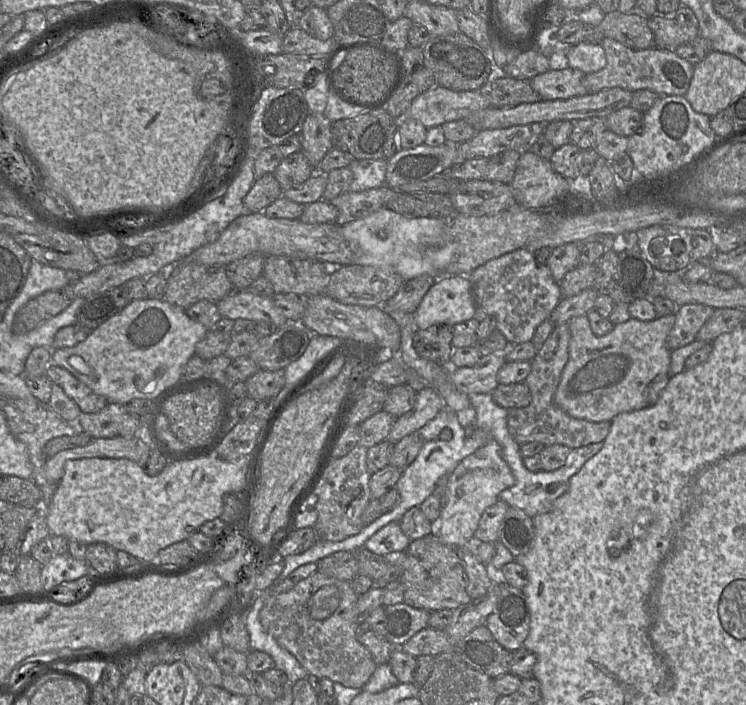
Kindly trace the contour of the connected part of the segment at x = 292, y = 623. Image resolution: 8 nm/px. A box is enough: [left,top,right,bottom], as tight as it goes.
[260,570,377,689]

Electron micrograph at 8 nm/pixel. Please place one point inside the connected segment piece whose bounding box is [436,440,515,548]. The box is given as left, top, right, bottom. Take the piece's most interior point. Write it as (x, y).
(475, 484)

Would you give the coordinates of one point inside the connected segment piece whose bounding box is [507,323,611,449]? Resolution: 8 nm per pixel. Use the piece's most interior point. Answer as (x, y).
(542, 421)

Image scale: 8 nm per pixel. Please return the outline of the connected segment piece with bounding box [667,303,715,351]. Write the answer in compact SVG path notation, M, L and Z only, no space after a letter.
M698 303L678 307L675 323L667 337L668 348L674 351L696 340L699 330L714 311L712 307Z

